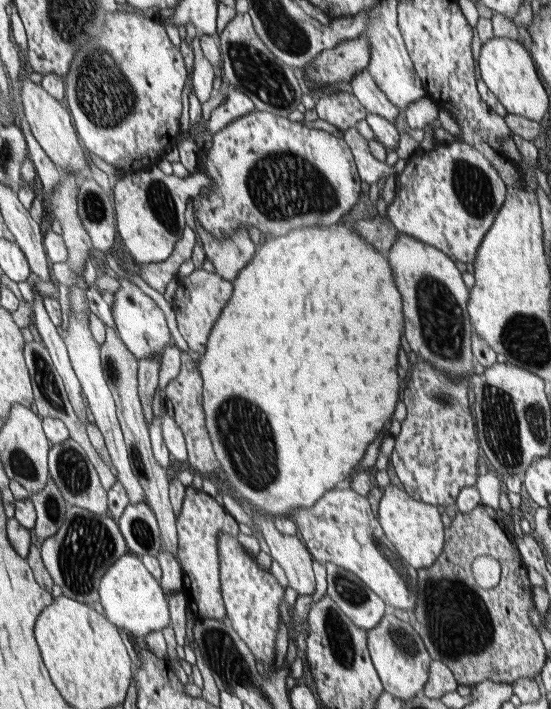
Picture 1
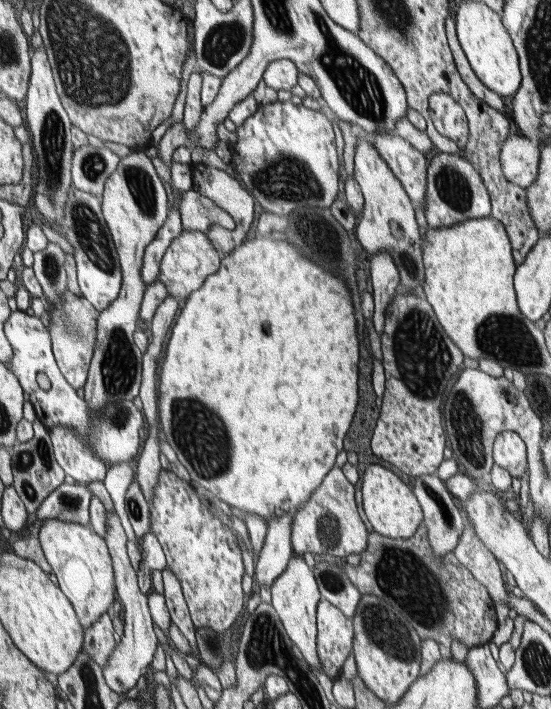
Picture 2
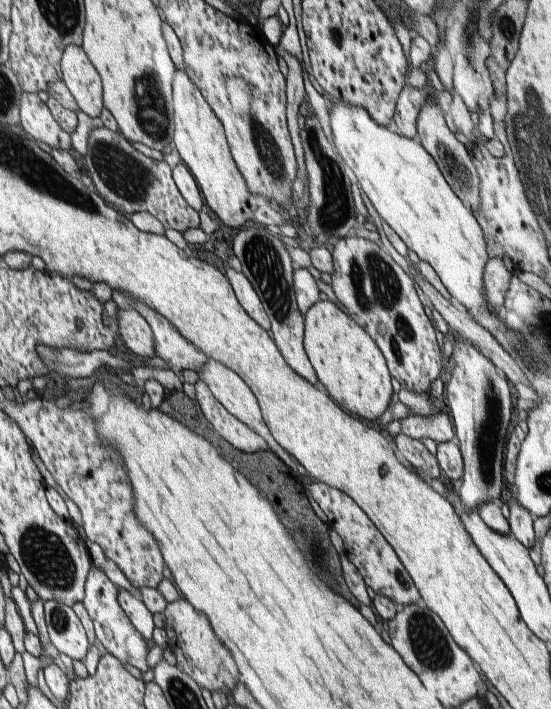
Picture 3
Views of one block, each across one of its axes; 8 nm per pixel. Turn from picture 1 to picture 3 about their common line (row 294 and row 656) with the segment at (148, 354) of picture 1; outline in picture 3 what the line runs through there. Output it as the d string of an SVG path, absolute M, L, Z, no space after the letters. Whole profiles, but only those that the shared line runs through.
M91 568L89 576L87 576L87 584L85 584L85 598L81 600L81 604L85 606L93 626L95 626L95 636L99 640L99 644L103 644L103 648L115 656L119 662L129 664L131 668L137 668L141 672L149 670L145 656L147 656L147 644L145 638L141 636L141 632L137 632L137 628L131 624L129 616L123 612L123 608L119 606L119 588L115 584L109 582L109 578L105 578L105 574L99 568Z

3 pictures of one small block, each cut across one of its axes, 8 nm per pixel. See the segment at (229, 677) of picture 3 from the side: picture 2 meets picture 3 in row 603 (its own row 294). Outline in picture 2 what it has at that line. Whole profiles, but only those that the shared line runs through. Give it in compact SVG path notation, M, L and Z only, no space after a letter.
M183 228L179 232L179 236L169 244L169 248L165 250L165 254L161 258L159 280L165 284L167 294L173 294L179 302L185 302L193 290L199 290L199 286L203 286L207 276L211 276L219 270L219 266L221 264L219 264L217 252L213 250L207 236L203 232L197 232L197 230L187 232L187 228Z

